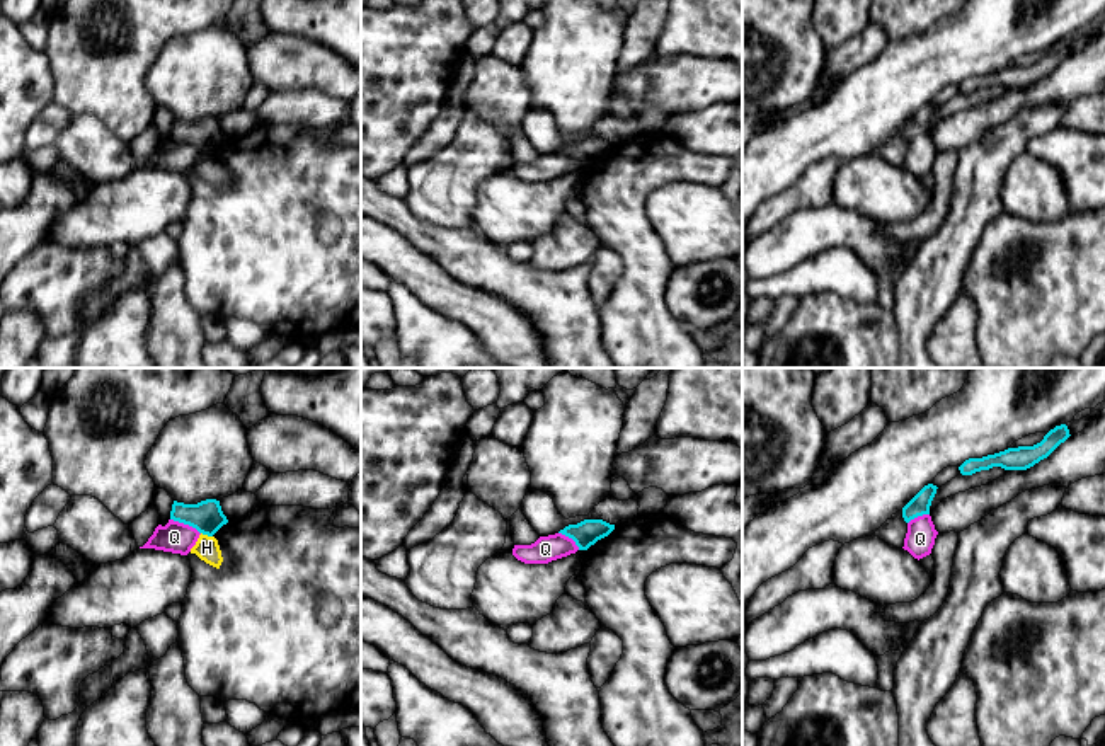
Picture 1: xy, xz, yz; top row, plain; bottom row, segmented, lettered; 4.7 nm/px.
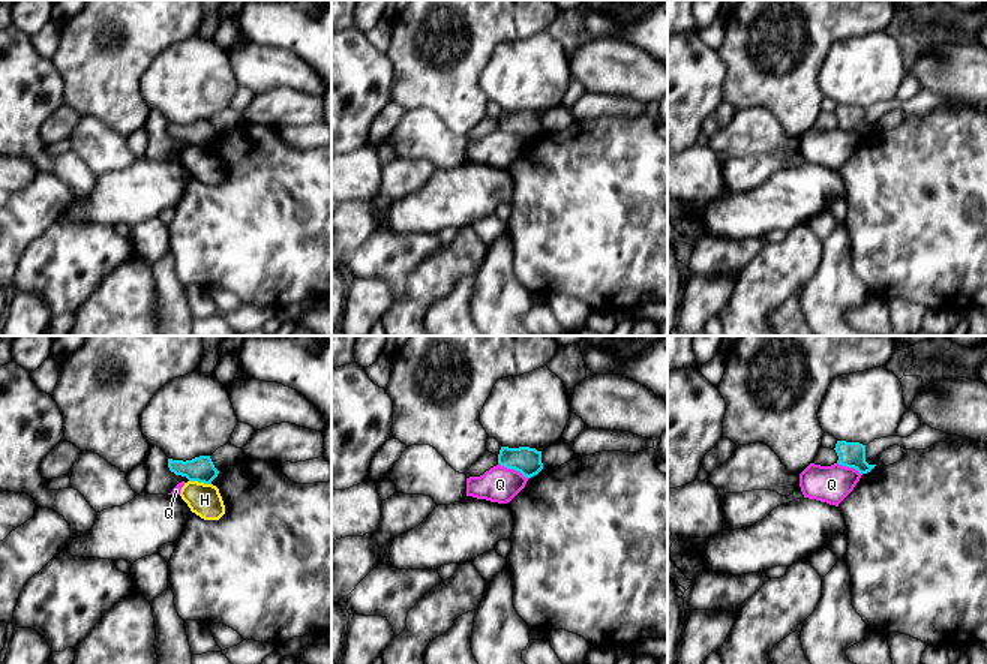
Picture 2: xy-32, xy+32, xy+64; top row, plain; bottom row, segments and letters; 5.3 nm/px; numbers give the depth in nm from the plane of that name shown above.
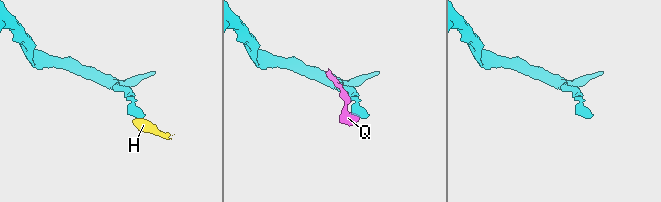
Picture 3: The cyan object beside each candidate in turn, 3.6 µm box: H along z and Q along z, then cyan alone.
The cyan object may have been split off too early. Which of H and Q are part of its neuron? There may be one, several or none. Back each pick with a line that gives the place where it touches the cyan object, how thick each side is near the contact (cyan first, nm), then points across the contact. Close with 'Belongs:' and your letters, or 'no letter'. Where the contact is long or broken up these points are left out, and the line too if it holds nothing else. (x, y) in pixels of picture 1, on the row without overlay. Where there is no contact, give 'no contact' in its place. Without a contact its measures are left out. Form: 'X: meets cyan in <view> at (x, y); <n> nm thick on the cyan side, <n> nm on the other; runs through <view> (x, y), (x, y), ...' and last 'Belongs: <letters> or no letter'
Belongs: no letter

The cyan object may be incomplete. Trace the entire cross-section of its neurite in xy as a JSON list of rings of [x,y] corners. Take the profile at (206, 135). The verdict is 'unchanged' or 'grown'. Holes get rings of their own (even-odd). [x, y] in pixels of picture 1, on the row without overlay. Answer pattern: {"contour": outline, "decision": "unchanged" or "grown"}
{"contour": [[[206,118],[198,123],[174,119],[170,138],[189,143],[208,155],[213,155],[223,143],[228,141],[220,119],[216,118]]], "decision": "unchanged"}

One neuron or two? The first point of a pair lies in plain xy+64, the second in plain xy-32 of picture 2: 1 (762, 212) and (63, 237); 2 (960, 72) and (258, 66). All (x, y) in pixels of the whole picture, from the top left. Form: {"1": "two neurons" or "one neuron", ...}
{"1": "two neurons", "2": "one neuron"}

